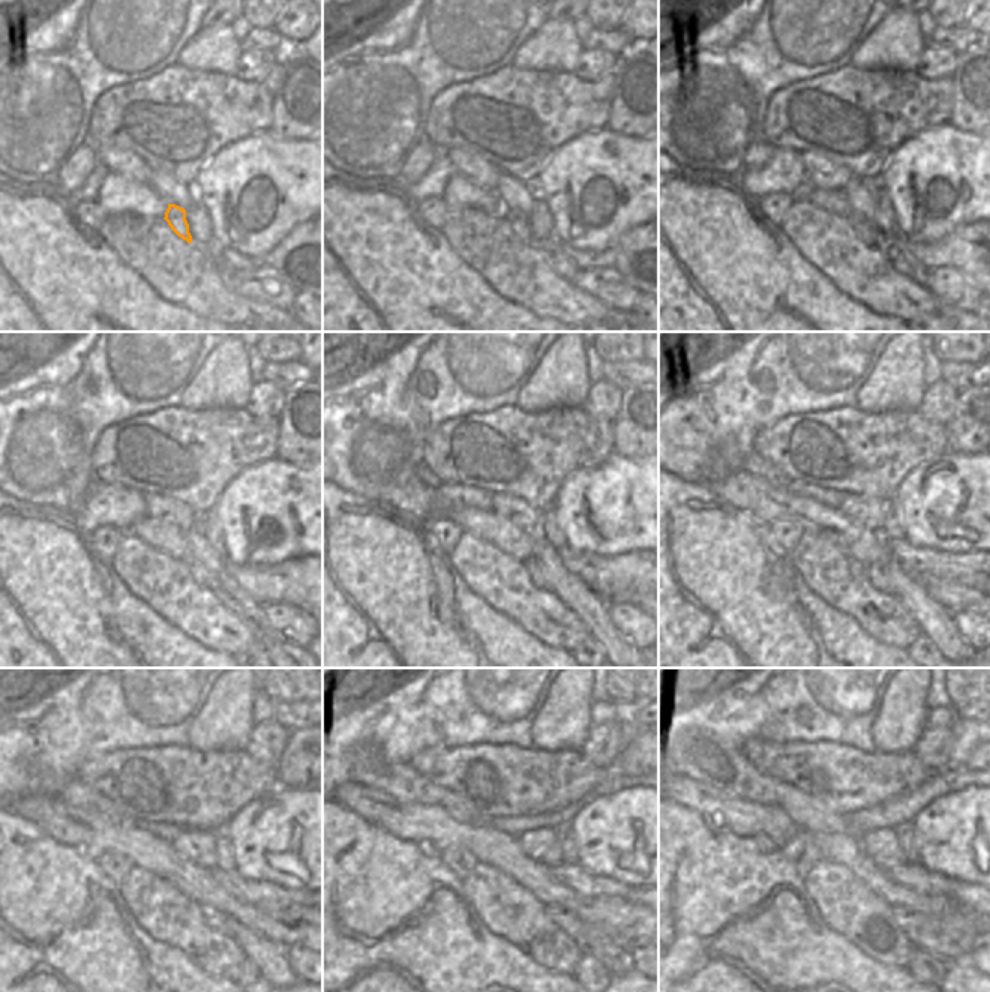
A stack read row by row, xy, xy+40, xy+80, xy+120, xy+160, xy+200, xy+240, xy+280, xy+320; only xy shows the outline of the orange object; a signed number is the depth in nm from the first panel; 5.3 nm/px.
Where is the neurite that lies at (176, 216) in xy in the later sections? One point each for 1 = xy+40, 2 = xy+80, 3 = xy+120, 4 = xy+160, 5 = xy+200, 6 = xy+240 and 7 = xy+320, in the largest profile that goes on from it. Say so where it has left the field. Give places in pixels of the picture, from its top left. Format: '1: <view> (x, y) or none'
1: xy+40 (519, 224)
2: xy+80 (867, 233)
3: xy+120 (195, 569)
4: xy+160 (537, 578)
5: xy+200 (875, 572)
6: xy+240 (216, 919)
7: xy+320 (950, 937)

